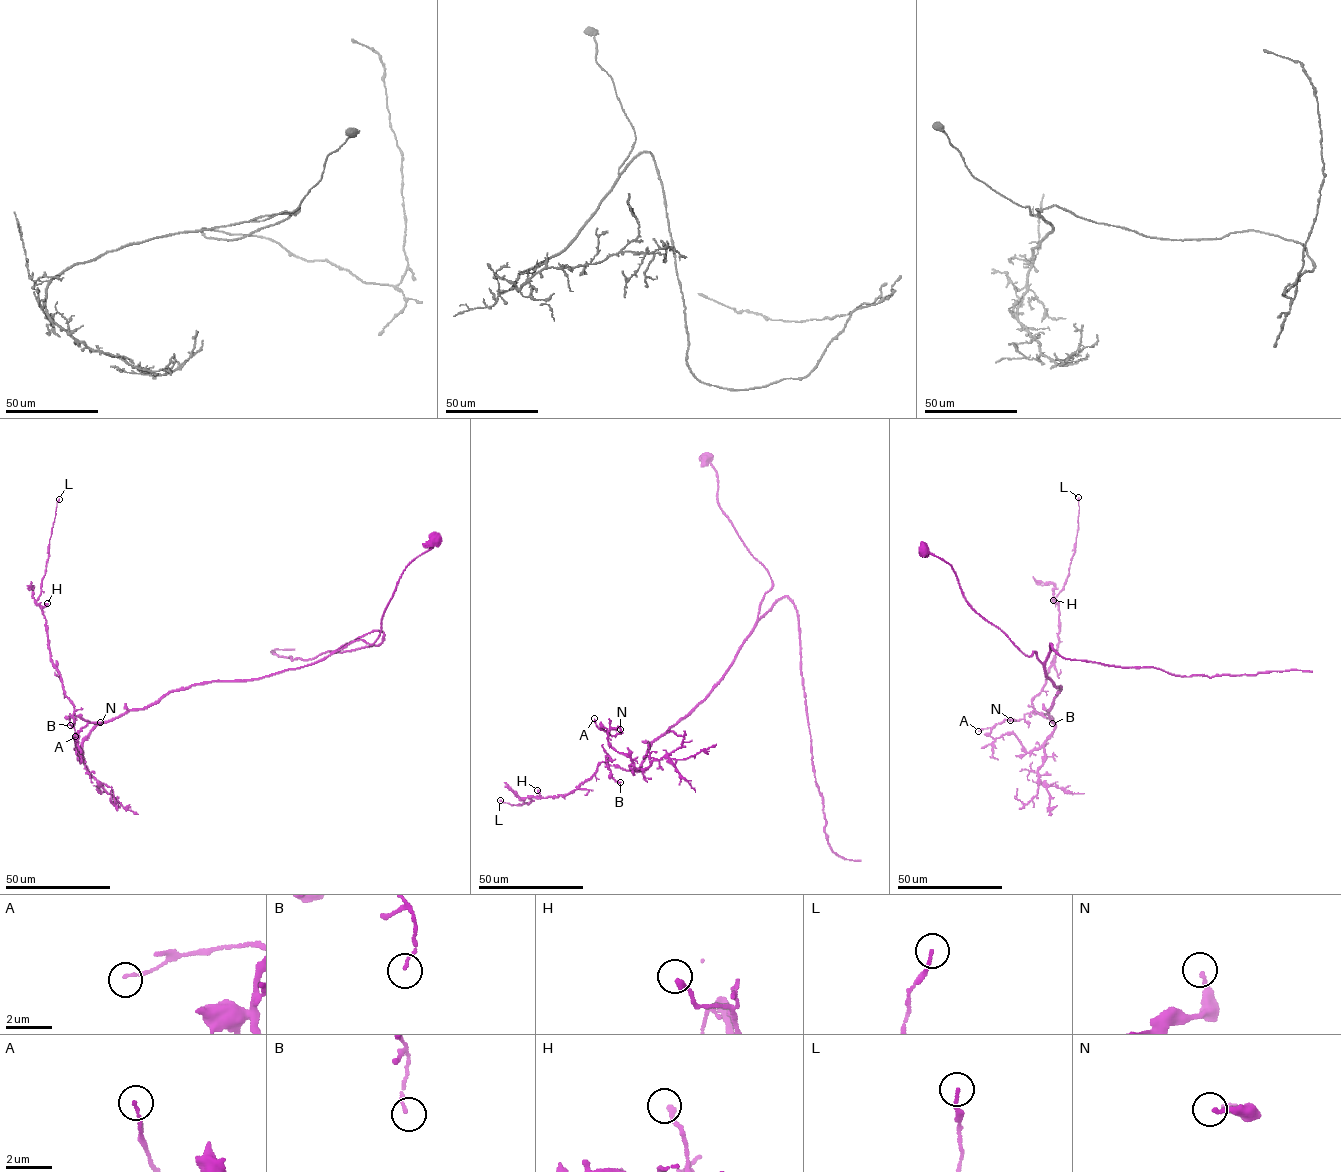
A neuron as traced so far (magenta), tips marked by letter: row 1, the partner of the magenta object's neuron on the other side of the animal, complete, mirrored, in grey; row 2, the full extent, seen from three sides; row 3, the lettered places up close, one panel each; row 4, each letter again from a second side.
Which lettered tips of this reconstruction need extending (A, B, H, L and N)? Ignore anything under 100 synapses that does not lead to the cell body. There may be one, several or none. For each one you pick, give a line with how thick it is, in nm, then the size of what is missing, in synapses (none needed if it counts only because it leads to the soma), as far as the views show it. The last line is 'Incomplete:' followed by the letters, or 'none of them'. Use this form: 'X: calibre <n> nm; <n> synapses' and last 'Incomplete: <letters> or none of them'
Incomplete: none of them

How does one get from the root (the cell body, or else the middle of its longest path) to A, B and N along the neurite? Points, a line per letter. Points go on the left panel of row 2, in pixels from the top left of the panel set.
A: (436, 540), (405, 568), (372, 644), (357, 639), (311, 664), (167, 693), (99, 723), (77, 755), (75, 736)
B: (436, 540), (405, 568), (372, 644), (357, 639), (311, 664), (182, 688), (97, 724), (73, 714), (70, 725)
N: (436, 540), (405, 568), (372, 644), (167, 693), (99, 723), (77, 755), (79, 730), (100, 722)

